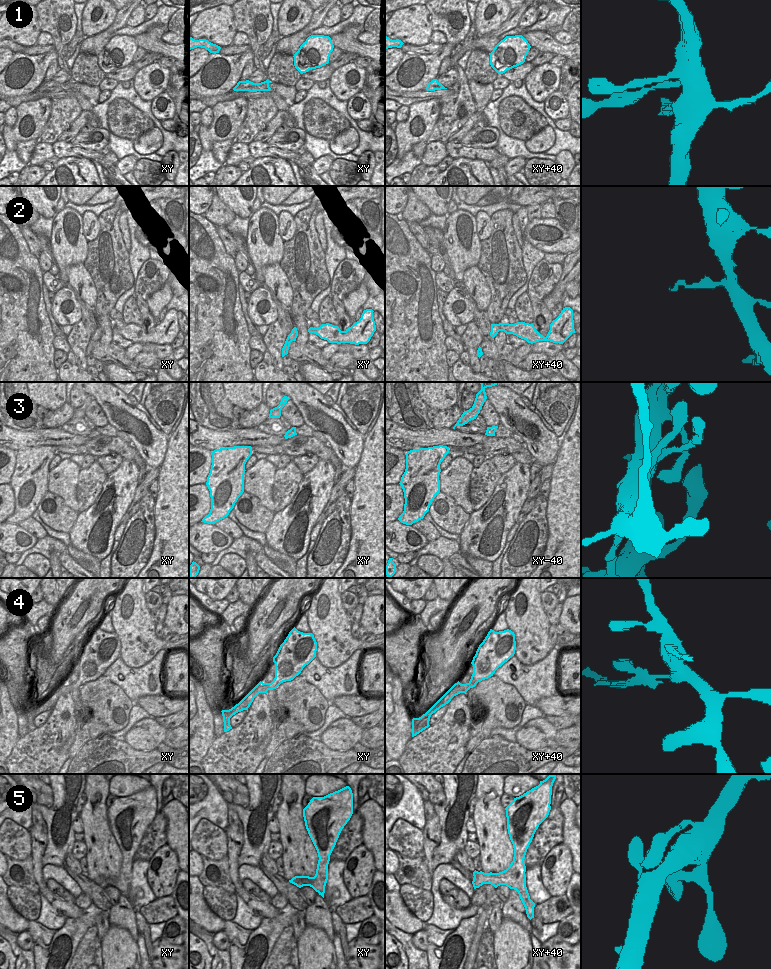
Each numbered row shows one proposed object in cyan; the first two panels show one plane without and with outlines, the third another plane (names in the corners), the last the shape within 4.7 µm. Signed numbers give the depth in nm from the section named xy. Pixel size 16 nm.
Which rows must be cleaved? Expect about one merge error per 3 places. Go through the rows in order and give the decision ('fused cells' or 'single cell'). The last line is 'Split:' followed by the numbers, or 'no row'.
1: single cell
2: single cell
3: single cell
4: fused cells
5: single cell
Split: 4

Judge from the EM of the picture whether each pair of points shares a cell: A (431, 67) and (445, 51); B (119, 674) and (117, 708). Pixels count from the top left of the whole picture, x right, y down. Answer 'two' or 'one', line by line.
A: one
B: two

